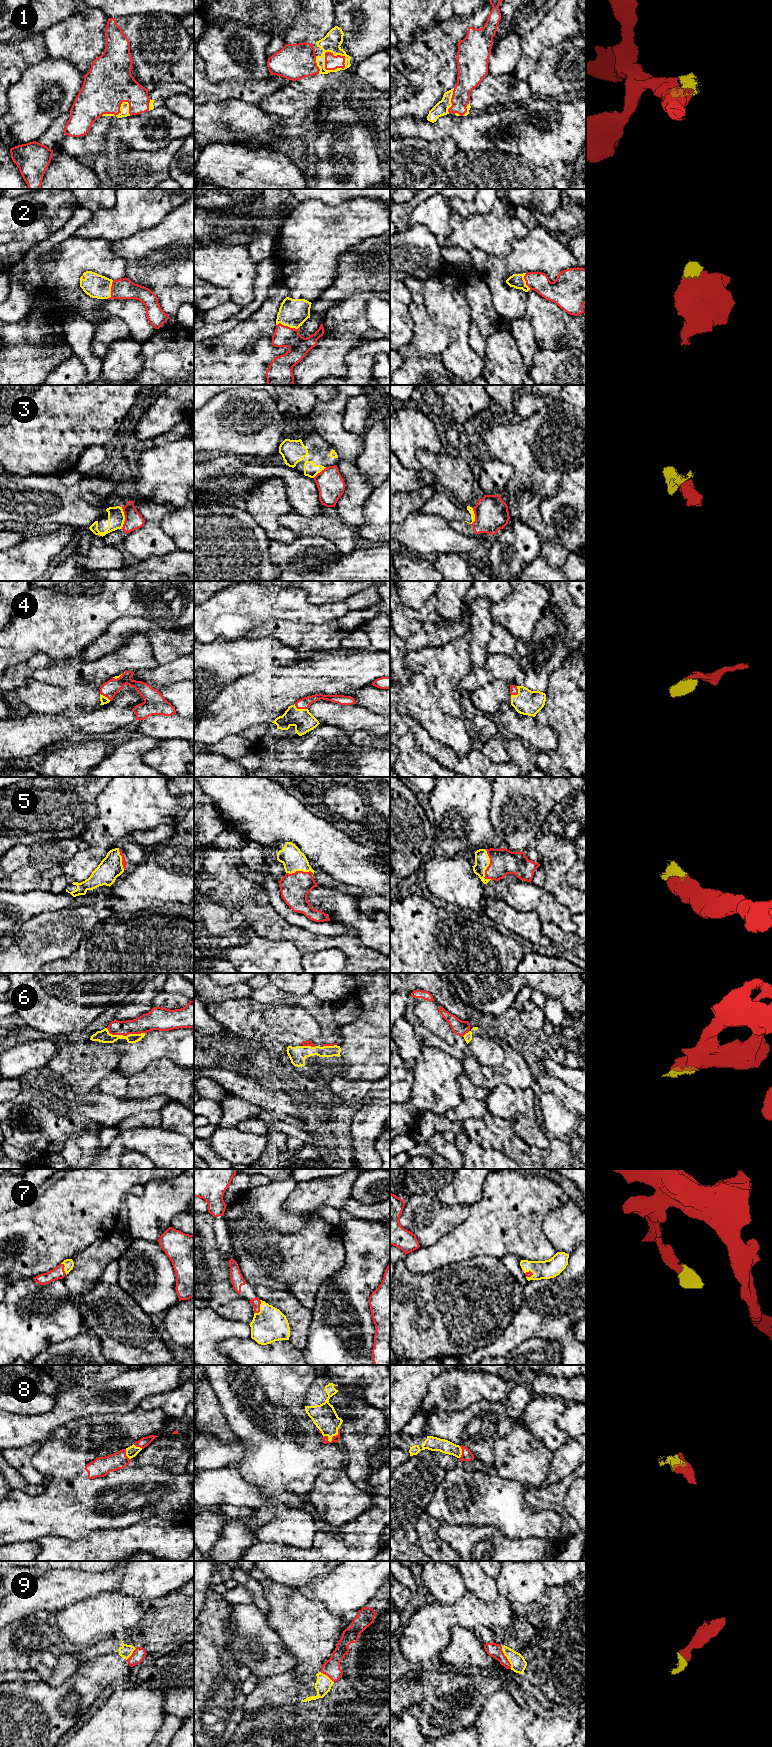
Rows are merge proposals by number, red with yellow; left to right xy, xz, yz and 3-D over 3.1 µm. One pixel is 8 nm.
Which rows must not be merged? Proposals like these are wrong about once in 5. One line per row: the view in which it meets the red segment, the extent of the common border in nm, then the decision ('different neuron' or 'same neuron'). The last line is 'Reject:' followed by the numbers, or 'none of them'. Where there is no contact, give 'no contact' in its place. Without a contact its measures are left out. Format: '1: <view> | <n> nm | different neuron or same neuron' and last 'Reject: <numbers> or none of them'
1: xz | 200 nm | same neuron
2: xz | 190 nm | same neuron
3: xy | 180 nm | different neuron
4: xz | 120 nm | same neuron
5: yz | 260 nm | same neuron
6: xy | 320 nm | different neuron
7: xz | 120 nm | same neuron
8: xz | 150 nm | same neuron
9: yz | 200 nm | same neuron
Reject: 3, 6

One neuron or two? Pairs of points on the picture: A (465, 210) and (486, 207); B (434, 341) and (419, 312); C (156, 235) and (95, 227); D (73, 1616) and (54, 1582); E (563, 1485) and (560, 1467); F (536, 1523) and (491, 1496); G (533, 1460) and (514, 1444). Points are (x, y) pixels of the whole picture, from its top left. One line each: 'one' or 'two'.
A: one
B: one
C: two
D: two
E: two
F: one
G: one

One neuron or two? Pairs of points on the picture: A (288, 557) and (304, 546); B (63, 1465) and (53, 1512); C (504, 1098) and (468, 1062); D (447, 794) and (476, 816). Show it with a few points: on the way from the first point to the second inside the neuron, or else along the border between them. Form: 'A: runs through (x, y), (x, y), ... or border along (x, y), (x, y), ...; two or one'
A: runs through (292, 557), (300, 550); one
B: border along (77, 1474), (69, 1478), (51, 1479); two
C: border along (518, 1088), (496, 1085), (491, 1090); two
D: runs through (454, 801), (469, 814); one

